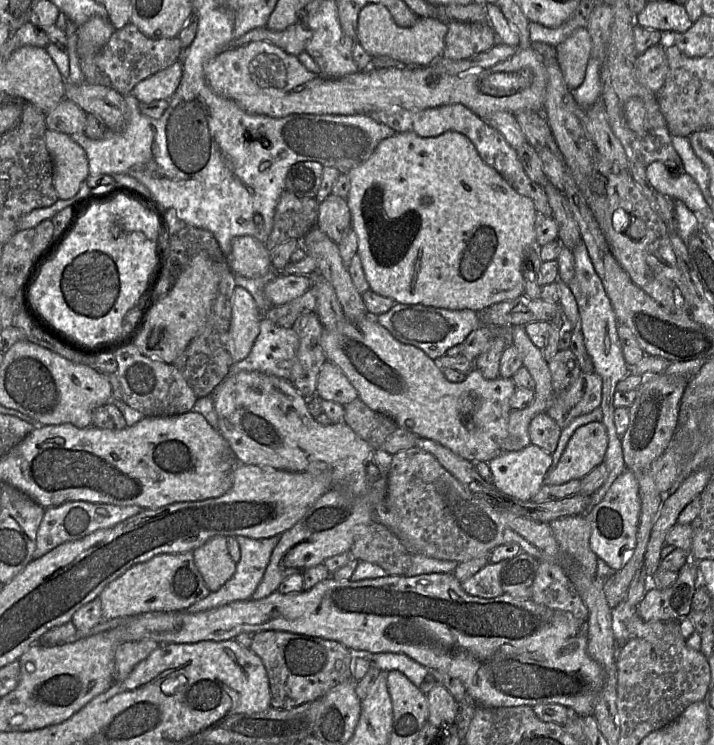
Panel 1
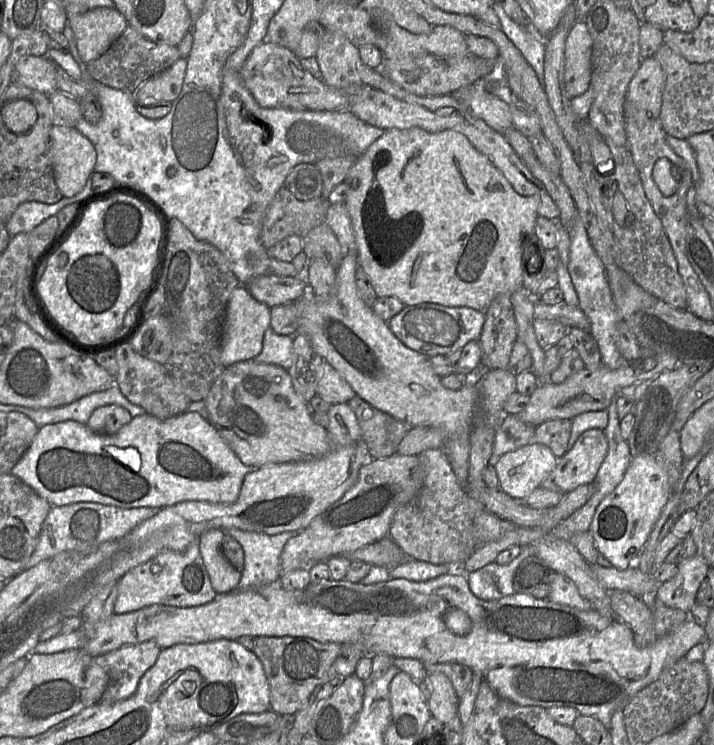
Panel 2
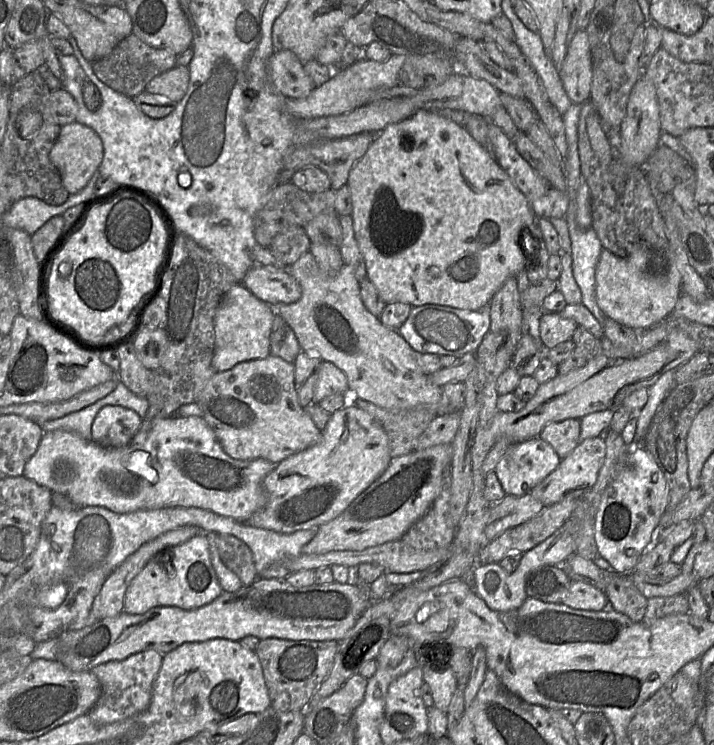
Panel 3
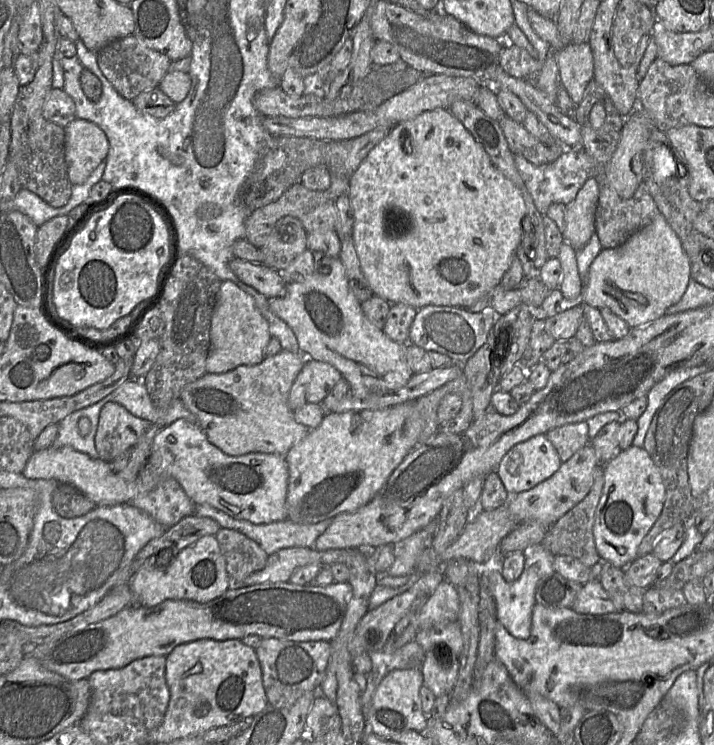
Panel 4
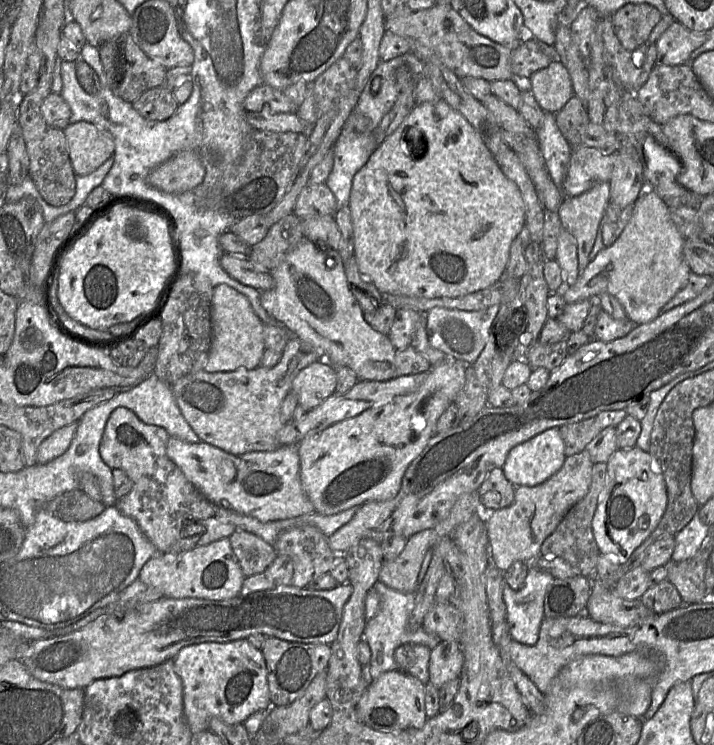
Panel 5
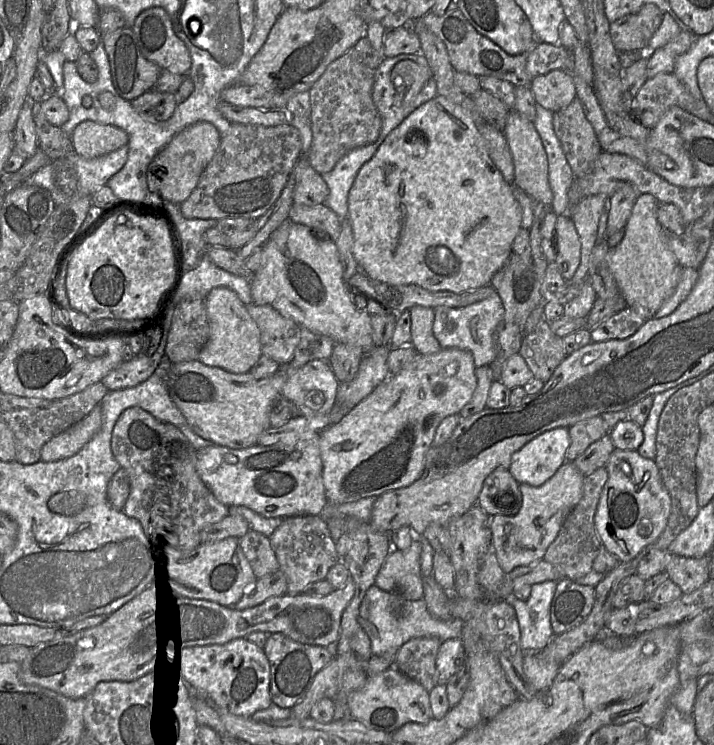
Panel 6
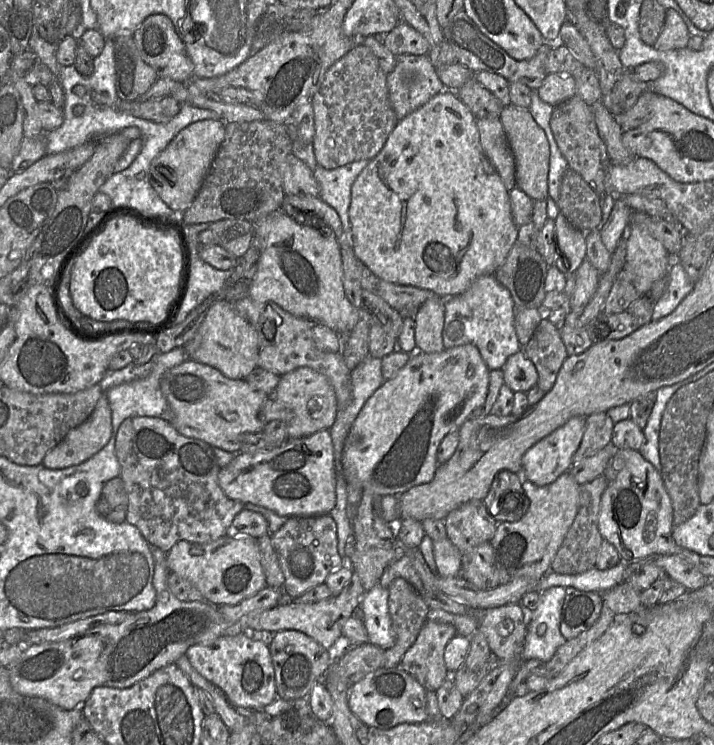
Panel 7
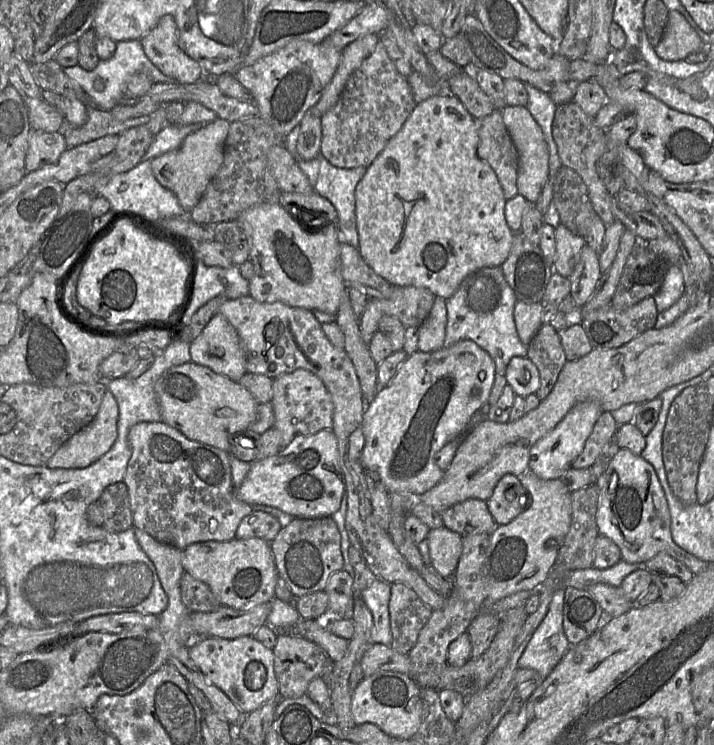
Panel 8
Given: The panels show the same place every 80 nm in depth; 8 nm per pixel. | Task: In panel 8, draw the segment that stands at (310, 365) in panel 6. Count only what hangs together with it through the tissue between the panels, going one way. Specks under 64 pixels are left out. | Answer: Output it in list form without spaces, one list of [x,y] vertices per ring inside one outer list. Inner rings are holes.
[[[296,369],[273,380],[274,427],[280,432],[282,448],[299,435],[313,435],[333,428],[334,407],[330,393],[320,378],[306,369]]]

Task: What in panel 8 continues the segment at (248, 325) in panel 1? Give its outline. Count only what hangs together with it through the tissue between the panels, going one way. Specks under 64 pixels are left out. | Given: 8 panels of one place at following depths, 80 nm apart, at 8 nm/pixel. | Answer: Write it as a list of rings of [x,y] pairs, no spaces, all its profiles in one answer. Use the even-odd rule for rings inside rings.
[[[216,313],[190,343],[191,361],[238,382],[247,372],[240,339],[235,328]]]

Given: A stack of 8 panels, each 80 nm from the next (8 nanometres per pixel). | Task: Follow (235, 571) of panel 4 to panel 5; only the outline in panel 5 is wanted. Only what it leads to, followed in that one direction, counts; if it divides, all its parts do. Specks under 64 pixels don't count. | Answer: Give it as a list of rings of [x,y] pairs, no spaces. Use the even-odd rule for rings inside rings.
[[[236,530],[229,537],[229,541],[246,577],[265,571],[277,556],[273,545],[250,532]]]

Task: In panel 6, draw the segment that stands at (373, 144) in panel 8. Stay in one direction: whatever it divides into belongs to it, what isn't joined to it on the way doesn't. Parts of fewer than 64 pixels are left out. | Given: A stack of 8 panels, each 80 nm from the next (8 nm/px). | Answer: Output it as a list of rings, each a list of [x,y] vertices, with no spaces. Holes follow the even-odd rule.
[[[352,47],[331,62],[310,88],[312,143],[306,156],[319,174],[331,171],[350,150],[375,142],[381,131],[382,119],[372,99],[375,70],[365,66]]]

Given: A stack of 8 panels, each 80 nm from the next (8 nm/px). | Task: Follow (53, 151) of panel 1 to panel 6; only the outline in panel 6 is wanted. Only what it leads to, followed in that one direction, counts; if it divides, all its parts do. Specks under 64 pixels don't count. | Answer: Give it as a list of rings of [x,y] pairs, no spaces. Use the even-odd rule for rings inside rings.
[[[87,120],[74,129],[70,140],[75,155],[95,159],[127,145],[128,135],[118,127]]]

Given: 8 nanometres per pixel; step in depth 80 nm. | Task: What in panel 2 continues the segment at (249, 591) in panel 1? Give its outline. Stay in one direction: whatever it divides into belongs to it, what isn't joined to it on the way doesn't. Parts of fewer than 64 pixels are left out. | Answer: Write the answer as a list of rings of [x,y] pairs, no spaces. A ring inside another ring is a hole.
[[[240,529],[224,530],[235,539],[244,551],[244,566],[237,590],[261,588],[279,582],[280,556],[286,542],[297,532],[267,535]]]

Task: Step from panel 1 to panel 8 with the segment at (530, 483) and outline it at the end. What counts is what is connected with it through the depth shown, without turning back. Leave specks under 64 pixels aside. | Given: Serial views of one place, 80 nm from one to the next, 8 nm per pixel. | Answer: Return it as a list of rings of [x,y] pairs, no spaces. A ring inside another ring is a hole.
[[[587,401],[572,407],[562,421],[530,450],[529,470],[544,480],[560,479],[581,454],[593,427],[603,413],[597,402]]]

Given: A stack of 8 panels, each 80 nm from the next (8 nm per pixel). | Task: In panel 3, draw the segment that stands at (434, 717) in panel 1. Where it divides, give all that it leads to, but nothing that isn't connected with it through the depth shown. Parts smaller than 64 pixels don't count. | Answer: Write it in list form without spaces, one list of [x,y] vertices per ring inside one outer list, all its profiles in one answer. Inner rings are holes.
[[[431,665],[422,666],[422,676],[433,697],[433,706],[448,712],[450,702],[457,690],[457,681],[452,669],[435,669]]]

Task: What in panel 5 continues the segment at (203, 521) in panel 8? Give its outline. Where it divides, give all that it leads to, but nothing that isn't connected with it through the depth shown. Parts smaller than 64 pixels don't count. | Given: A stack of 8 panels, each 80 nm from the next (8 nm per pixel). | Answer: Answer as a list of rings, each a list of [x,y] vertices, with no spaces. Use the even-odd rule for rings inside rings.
[[[125,407],[116,408],[109,416],[99,445],[100,456],[111,469],[124,470],[133,481],[132,490],[116,502],[118,510],[134,519],[148,540],[159,553],[171,553],[171,547],[179,540],[184,525],[191,521],[215,517],[217,507],[201,494],[172,462],[166,453],[169,433],[160,426],[141,421]]]

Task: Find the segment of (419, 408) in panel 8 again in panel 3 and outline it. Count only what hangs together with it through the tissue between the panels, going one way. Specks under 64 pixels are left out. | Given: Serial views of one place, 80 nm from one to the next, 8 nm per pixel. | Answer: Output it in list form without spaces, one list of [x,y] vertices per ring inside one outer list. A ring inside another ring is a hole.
[[[347,402],[343,408],[330,415],[318,443],[283,459],[274,466],[263,481],[267,502],[246,523],[286,534],[319,527],[340,515],[359,494],[385,472],[391,459],[389,439],[382,426],[353,402]]]

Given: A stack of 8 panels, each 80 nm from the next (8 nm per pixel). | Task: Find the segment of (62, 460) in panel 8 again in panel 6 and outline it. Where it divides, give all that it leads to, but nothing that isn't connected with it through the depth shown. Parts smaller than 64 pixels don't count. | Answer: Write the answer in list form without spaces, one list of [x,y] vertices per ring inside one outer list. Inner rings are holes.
[[[96,405],[82,420],[50,439],[41,449],[40,461],[54,462],[78,453],[99,432],[102,411]]]

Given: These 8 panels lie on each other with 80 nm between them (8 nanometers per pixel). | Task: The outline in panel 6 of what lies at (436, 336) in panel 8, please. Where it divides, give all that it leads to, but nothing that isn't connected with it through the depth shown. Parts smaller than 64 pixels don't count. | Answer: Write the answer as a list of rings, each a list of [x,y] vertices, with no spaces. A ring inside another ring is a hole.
[[[416,306],[410,310],[412,346],[423,355],[433,355],[442,347],[433,334],[434,308]]]

